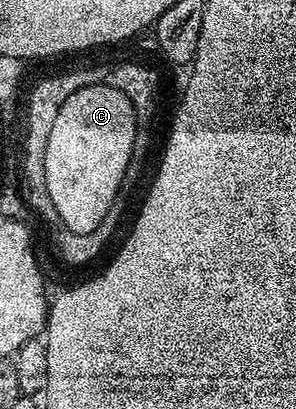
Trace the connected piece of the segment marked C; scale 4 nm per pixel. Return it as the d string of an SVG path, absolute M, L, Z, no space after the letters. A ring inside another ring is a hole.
M111 84L78 88L54 119L50 140L46 140L46 192L71 231L94 231L110 211L131 162L136 136L136 113L130 99Z

